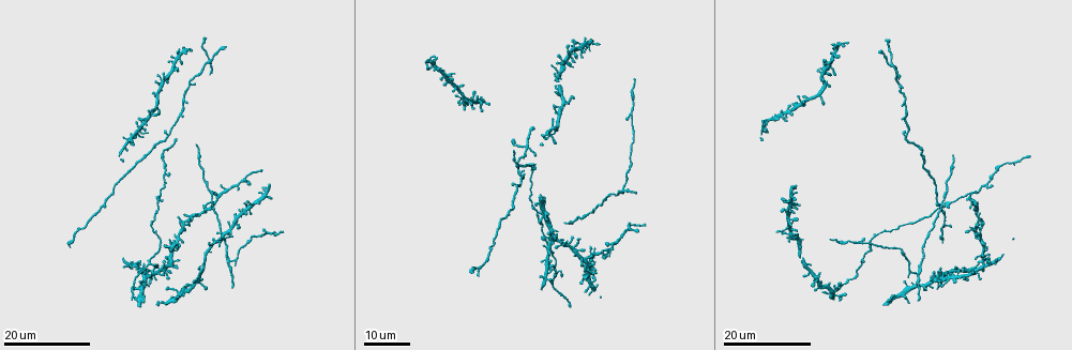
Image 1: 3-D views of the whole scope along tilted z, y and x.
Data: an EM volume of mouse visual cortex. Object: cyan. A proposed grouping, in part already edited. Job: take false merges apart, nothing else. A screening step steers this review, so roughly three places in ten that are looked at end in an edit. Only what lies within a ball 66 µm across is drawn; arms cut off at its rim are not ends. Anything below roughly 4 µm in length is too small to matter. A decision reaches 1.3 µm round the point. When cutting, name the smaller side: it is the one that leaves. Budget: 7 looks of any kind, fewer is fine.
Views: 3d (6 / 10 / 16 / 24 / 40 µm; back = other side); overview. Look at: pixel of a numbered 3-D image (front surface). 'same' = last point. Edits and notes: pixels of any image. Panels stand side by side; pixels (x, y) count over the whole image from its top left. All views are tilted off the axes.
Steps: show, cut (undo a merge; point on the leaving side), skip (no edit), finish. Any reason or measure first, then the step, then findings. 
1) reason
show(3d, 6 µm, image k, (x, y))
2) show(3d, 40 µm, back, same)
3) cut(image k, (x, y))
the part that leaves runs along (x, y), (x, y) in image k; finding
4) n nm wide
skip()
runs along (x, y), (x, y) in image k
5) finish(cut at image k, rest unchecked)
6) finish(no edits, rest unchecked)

show(3d, 16 µm, image 1, (209, 59))

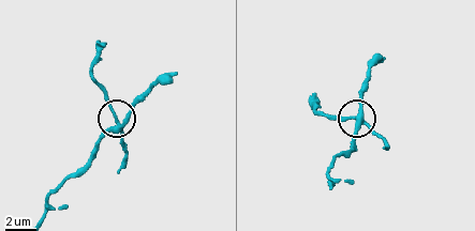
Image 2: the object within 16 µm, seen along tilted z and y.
show(3d, 6 µm, image 2, (114, 120))

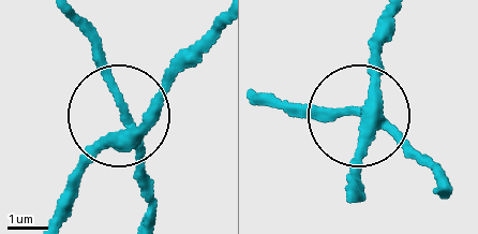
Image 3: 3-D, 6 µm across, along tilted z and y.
from behind
show(3d, 6 µm, back, image 3, (124, 116))

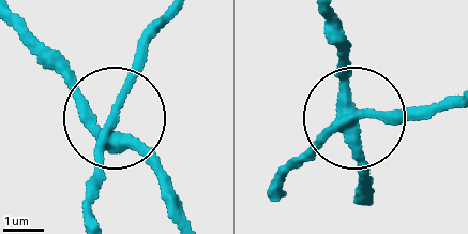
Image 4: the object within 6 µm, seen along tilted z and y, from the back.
4 arms
cut(image 4, (95, 177))
the part that leaves runs along (337, 126), (456, 96) in image 4; a second neuron is stuck on

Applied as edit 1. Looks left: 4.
show(overview)

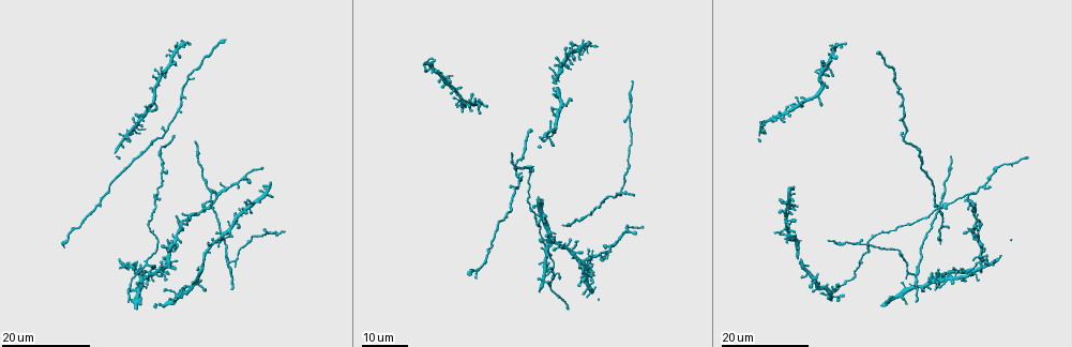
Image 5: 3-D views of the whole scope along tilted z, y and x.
show(3d, 24 µm, image 5, (920, 151))

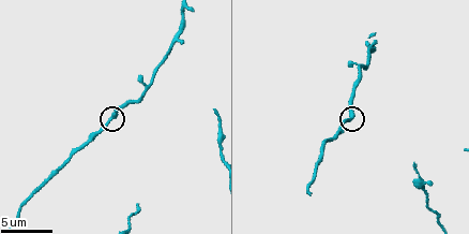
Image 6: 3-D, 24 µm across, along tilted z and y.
show(3d, 6 µm, image 6, (353, 117))

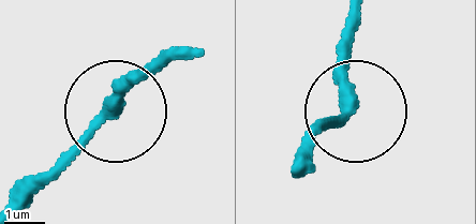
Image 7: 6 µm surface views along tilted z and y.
skip()
one neuron here

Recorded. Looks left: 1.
finish(cut at image 4, rest unchecked)

